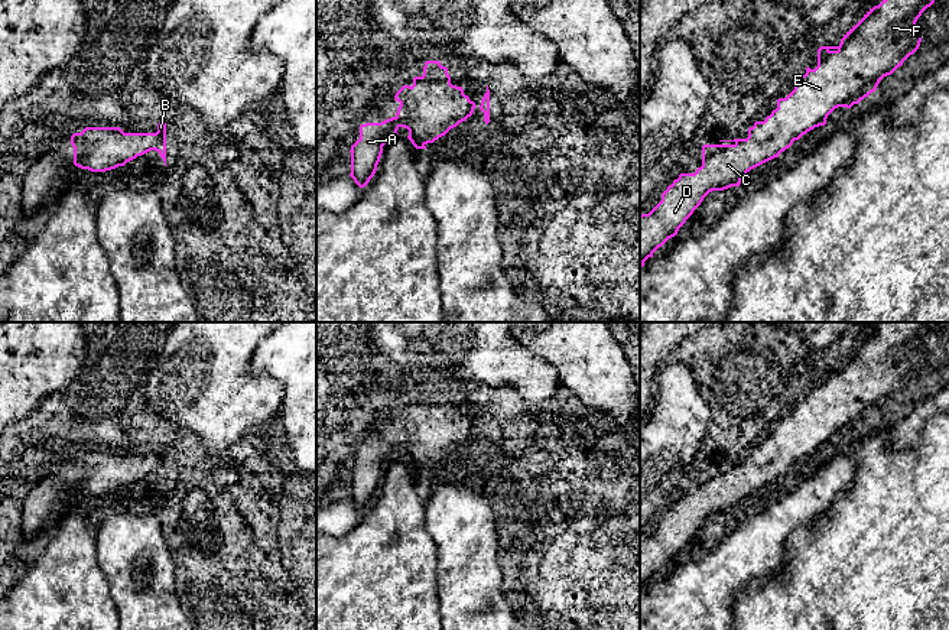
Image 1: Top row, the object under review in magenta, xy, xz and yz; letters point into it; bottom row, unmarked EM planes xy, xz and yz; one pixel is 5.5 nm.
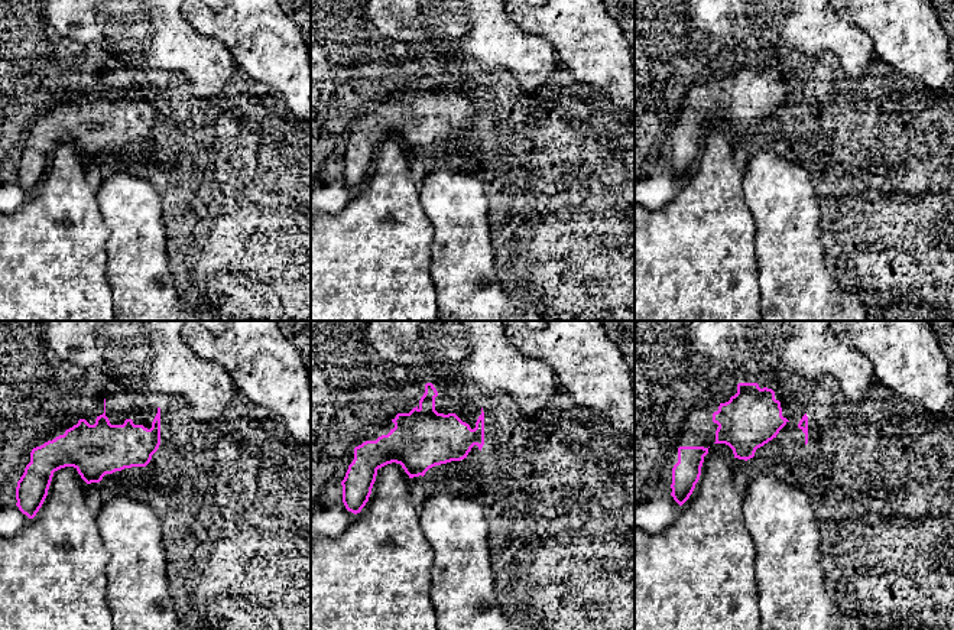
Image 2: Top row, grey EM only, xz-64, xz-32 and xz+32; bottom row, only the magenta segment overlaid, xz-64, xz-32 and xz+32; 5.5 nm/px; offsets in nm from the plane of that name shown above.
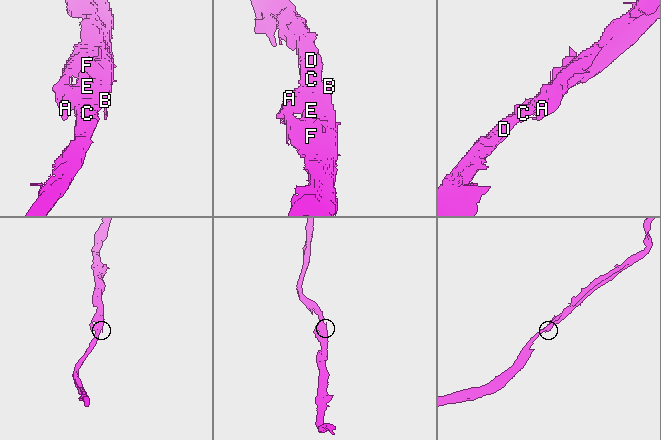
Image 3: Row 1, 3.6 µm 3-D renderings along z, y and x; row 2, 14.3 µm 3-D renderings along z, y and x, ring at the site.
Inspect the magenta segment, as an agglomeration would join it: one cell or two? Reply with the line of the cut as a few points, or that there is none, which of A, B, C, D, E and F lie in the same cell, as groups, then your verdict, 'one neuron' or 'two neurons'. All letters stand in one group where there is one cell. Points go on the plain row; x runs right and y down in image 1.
cut none; groups A B C D E F; one neuron

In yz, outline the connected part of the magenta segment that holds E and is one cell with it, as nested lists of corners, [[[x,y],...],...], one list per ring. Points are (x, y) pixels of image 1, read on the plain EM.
[[[884,322],[844,358],[838,370],[818,373],[818,390],[806,392],[806,397],[794,406],[794,413],[786,422],[777,423],[777,432],[764,445],[755,445],[748,452],[747,462],[703,468],[702,490],[695,497],[680,497],[662,517],[662,525],[649,538],[640,539],[640,592],[659,571],[677,558],[709,516],[740,510],[751,493],[779,481],[794,464],[815,451],[825,449],[835,432],[851,432],[874,416],[884,400],[891,399],[919,373],[922,358],[916,345],[935,324]]]

